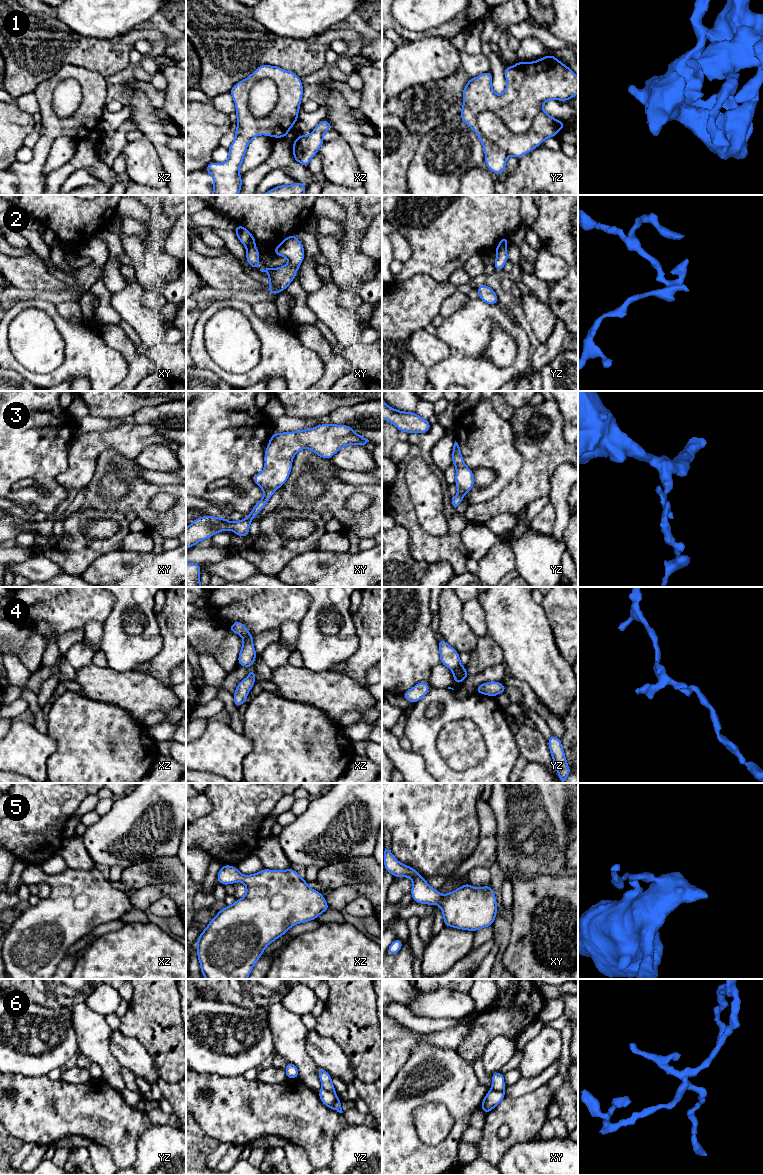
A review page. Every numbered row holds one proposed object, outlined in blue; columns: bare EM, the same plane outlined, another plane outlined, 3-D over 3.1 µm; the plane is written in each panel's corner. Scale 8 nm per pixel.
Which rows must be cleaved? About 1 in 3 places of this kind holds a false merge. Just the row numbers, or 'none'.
2, 6

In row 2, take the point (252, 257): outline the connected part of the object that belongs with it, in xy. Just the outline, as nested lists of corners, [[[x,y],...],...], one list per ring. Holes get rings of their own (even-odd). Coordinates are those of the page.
[[[253,245],[253,246],[250,246],[250,247],[246,247],[246,251],[247,251],[247,254],[246,254],[247,263],[251,267],[259,270],[259,266],[260,266],[260,262],[259,262],[260,253],[259,253],[259,250],[256,248],[255,245]]]

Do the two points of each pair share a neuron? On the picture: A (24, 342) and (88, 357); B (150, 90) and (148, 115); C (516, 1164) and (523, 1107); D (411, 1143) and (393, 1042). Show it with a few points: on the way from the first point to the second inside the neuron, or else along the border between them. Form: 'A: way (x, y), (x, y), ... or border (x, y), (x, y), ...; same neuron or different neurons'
A: border (58, 329), (64, 342), (64, 359), (51, 371); different neurons
B: border (131, 85), (141, 91), (155, 108); different neurons
C: border (532, 1137), (513, 1144), (501, 1157); different neurons
D: border (411, 1050), (407, 1061), (392, 1081); different neurons

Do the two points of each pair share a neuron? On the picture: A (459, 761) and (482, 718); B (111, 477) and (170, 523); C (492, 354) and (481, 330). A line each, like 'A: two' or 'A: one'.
A: two
B: two
C: two

